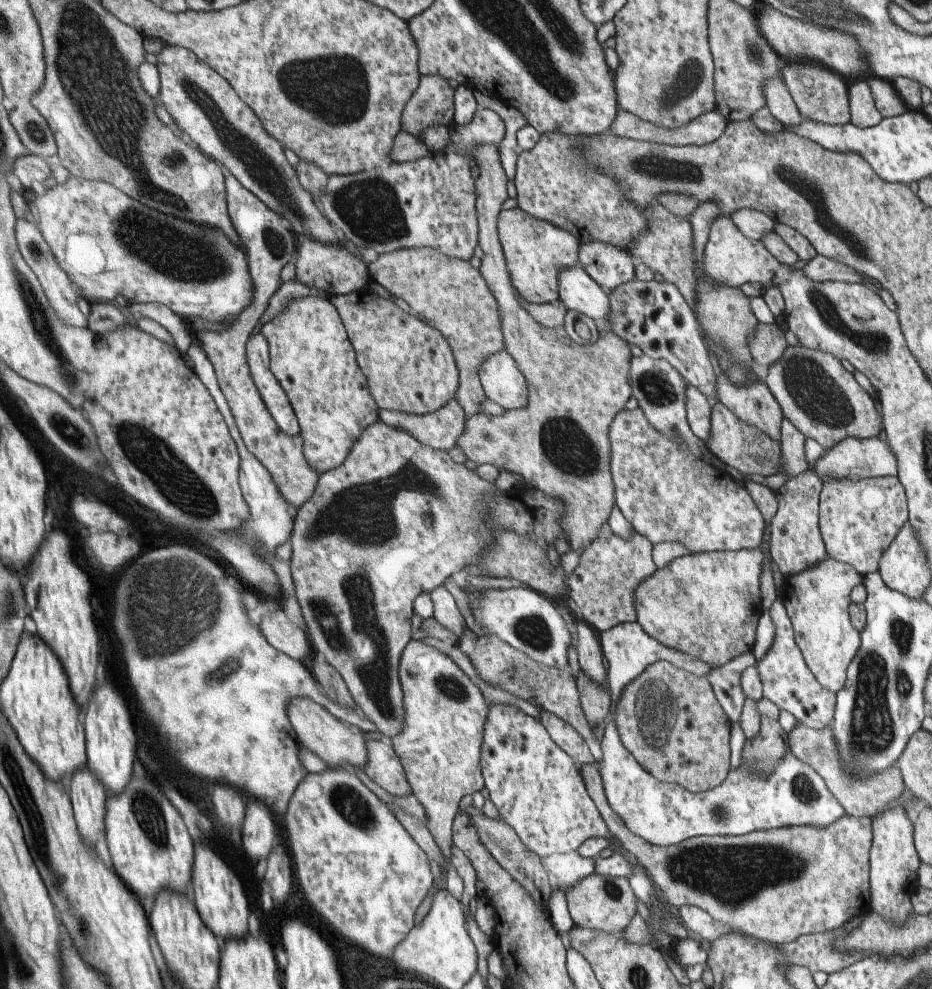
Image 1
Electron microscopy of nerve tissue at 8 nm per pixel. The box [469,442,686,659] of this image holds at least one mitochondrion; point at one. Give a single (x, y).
(532, 629)

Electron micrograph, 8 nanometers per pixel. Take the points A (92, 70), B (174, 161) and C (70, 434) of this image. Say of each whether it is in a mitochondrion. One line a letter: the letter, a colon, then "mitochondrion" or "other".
A: mitochondrion
B: mitochondrion
C: mitochondrion

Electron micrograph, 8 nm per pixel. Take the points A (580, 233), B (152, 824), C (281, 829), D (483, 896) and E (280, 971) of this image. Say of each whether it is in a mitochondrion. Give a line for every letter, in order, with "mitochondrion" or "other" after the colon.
A: other
B: mitochondrion
C: other
D: other
E: other

